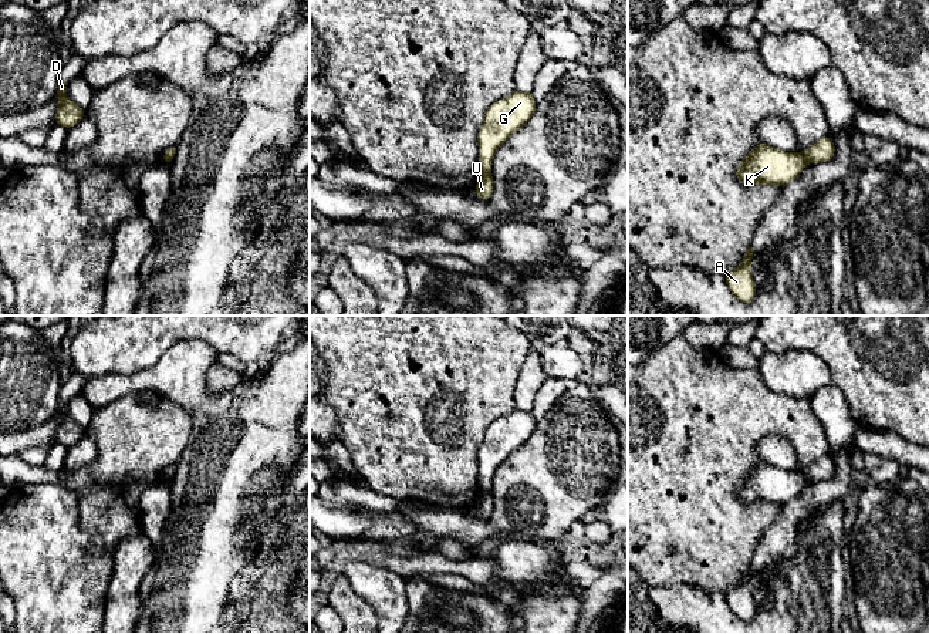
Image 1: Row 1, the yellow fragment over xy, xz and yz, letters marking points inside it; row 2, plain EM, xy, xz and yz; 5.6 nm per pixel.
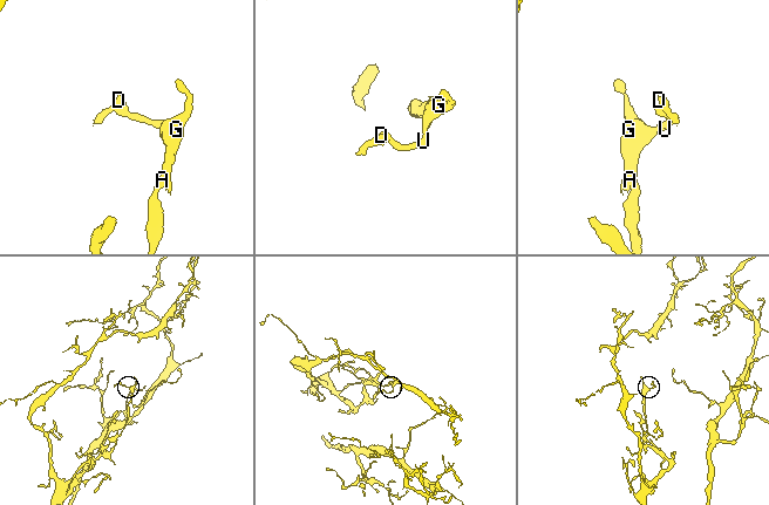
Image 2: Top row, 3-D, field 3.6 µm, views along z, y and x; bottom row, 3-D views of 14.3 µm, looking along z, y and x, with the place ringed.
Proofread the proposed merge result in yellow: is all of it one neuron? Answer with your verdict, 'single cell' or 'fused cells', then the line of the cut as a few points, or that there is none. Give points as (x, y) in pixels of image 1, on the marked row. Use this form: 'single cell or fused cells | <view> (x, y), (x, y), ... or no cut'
fused cells | yz (800, 154), (807, 162)

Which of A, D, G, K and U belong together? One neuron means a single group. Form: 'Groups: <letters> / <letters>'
Groups: A G K / D U

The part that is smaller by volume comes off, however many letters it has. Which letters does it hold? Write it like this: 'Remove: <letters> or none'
Remove: D, U

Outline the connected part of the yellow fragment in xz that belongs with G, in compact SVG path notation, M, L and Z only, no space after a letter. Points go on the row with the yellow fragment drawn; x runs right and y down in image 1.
M516 90L494 101L486 111L477 134L480 173L491 172L496 151L534 115L536 98L530 91Z

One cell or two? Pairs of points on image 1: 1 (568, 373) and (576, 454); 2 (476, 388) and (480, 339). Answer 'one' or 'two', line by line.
1: two
2: one

